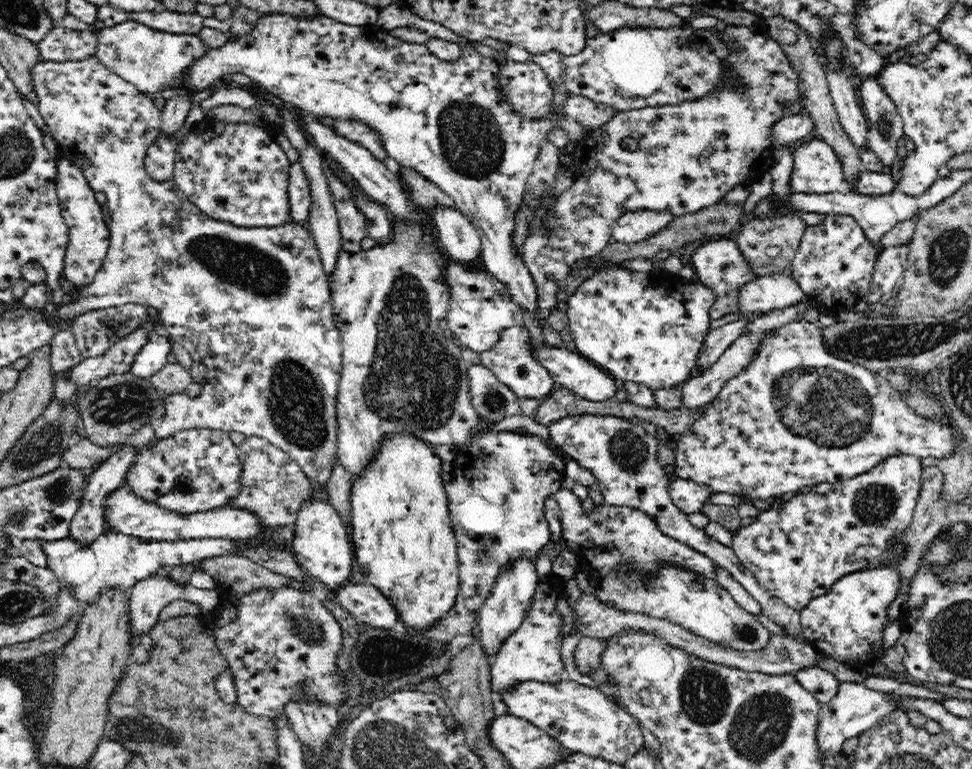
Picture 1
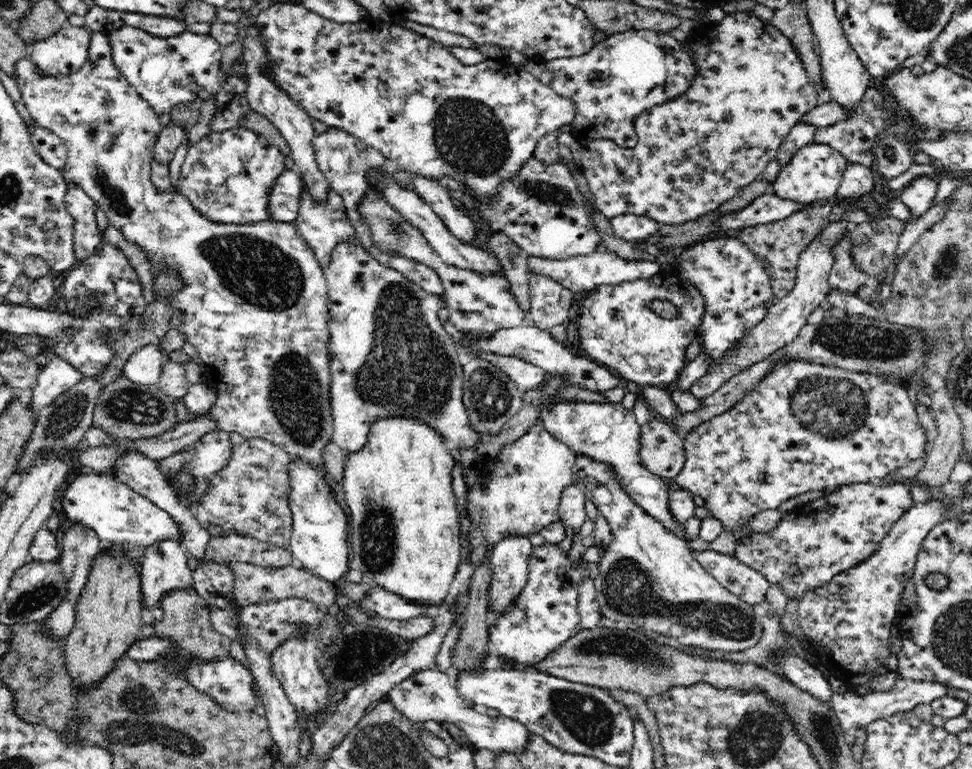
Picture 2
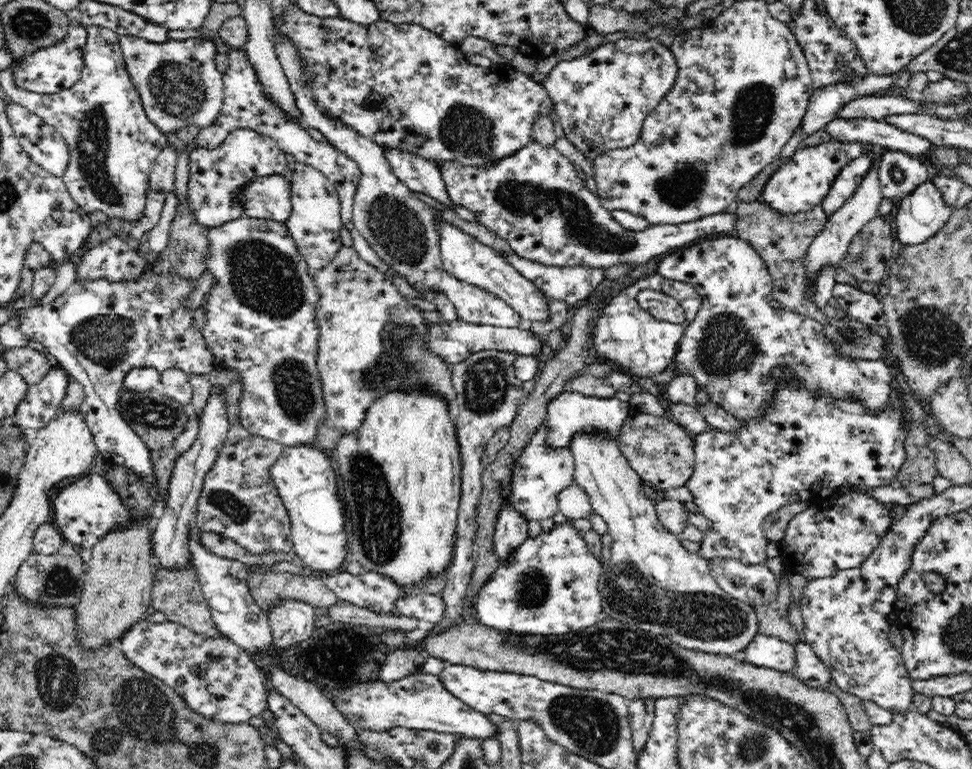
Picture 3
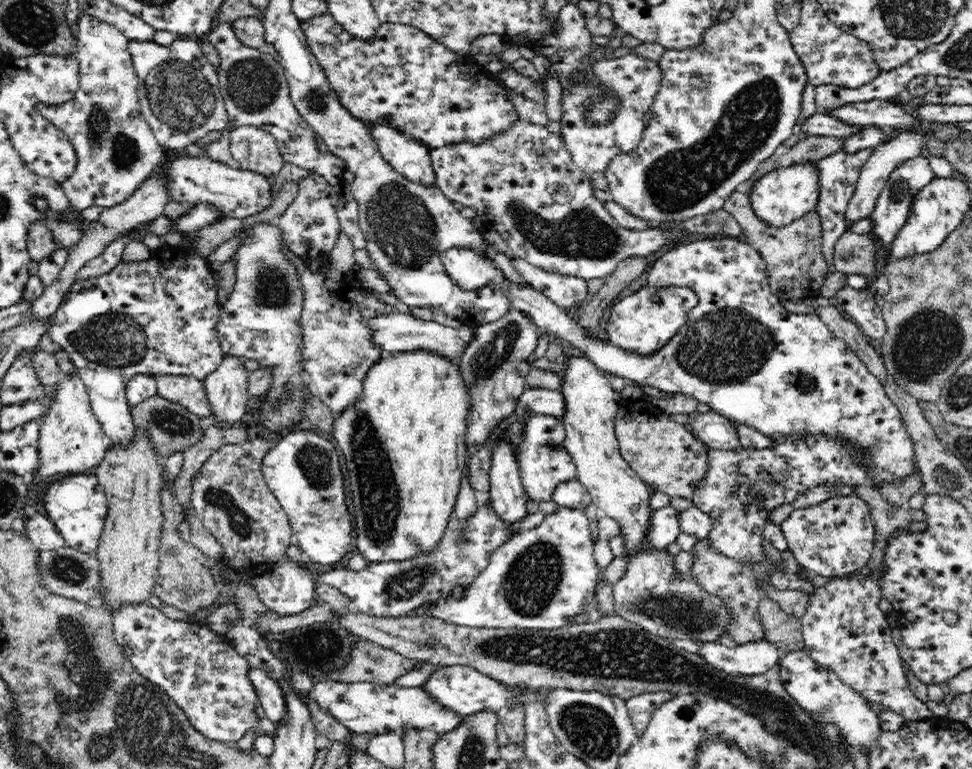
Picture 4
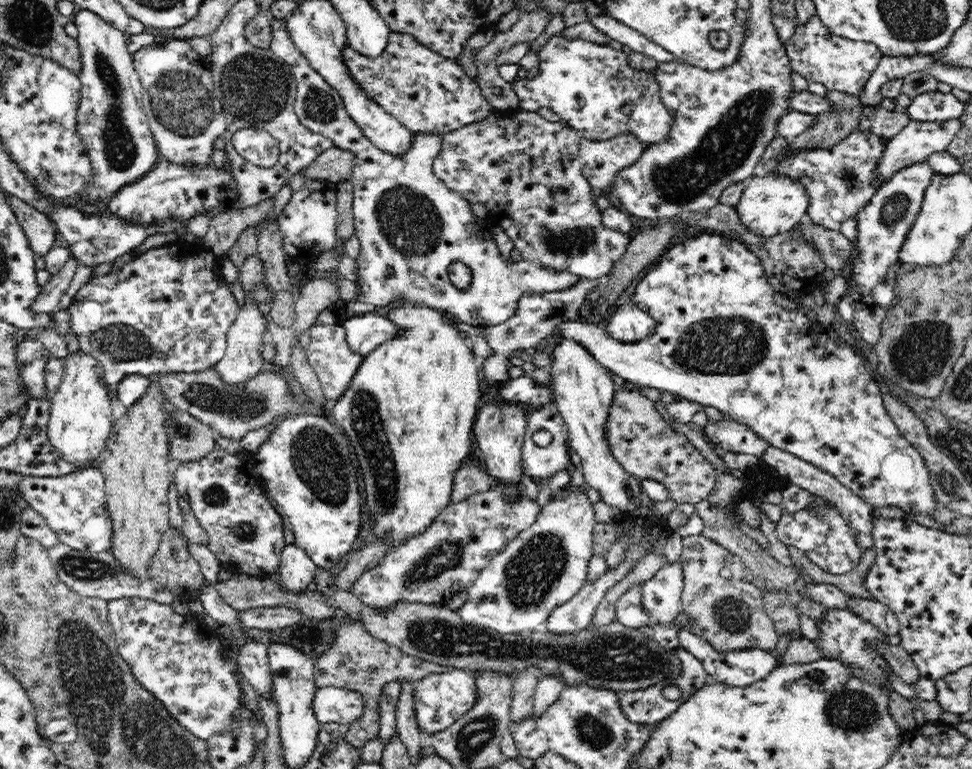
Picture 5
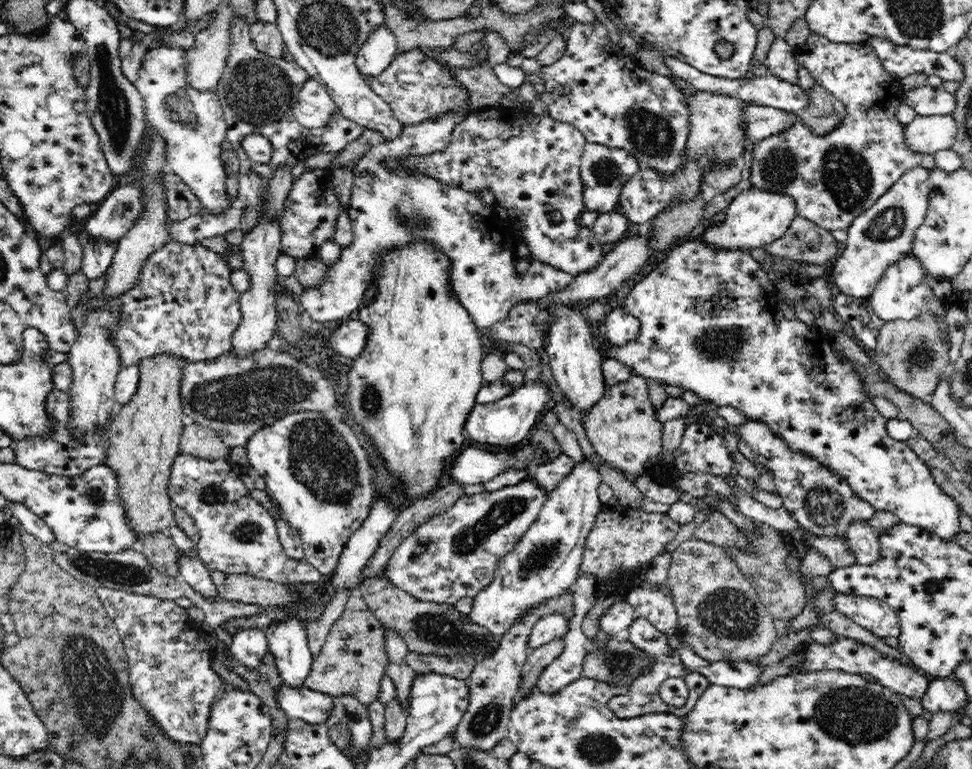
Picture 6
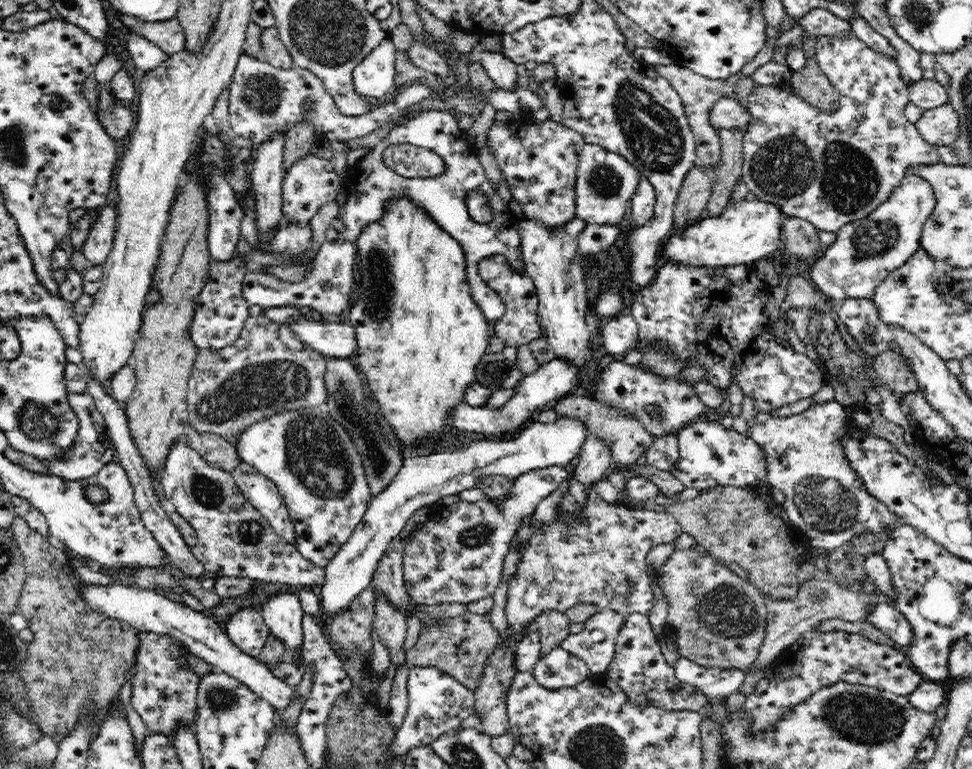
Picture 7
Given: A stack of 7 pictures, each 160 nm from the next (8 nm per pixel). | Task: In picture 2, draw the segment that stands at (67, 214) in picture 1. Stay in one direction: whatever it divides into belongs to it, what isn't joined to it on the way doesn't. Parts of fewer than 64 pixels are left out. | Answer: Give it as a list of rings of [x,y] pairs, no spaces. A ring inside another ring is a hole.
[[[70,180],[67,192],[64,194],[64,207],[68,209],[68,214],[72,215],[73,247],[76,253],[76,266],[83,263],[84,259],[98,255],[103,251],[103,232],[96,225],[95,202],[76,185],[74,180]]]

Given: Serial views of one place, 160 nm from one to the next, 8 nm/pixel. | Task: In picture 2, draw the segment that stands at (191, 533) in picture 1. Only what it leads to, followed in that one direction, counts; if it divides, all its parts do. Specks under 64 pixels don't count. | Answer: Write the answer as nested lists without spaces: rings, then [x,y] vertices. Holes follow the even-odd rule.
[[[79,471],[77,477],[64,491],[61,505],[64,523],[67,526],[84,525],[84,527],[94,530],[98,538],[107,544],[145,547],[168,539],[181,542],[183,538],[183,530],[176,525],[176,521],[172,520],[168,512],[156,506],[151,500],[148,500],[148,497],[142,496],[127,484],[120,482],[112,473],[106,475],[93,471]]]

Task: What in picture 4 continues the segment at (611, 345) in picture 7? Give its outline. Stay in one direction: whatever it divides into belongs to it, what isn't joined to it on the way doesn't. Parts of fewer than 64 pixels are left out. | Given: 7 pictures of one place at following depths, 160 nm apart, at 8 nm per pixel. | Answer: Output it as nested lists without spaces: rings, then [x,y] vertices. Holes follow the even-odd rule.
[[[646,284],[633,292],[631,295],[615,301],[610,312],[610,317],[606,324],[606,332],[608,332],[608,340],[616,347],[620,347],[625,351],[633,352],[638,355],[652,355],[659,351],[666,343],[676,334],[680,327],[687,324],[687,314],[691,308],[696,306],[698,302],[697,294],[685,286],[669,285],[668,288],[656,288],[655,285]],[[657,294],[660,298],[659,302],[653,302],[652,296]]]

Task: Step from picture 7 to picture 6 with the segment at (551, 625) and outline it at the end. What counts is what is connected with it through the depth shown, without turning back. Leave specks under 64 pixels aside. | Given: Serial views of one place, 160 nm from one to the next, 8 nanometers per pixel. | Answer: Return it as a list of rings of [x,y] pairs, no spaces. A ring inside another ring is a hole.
[[[555,638],[527,653],[527,660],[522,668],[521,682],[518,686],[518,696],[523,697],[532,689],[536,689],[538,677],[544,672],[544,668],[554,663],[563,650],[564,638]]]

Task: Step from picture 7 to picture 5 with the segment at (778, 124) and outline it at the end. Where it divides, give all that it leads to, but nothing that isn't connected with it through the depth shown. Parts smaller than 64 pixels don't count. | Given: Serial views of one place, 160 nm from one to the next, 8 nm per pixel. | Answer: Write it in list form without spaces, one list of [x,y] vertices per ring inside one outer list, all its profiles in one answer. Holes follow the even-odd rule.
[[[817,14],[807,23],[798,25],[794,33],[785,45],[793,72],[802,75],[809,82],[822,83],[828,91],[845,92],[859,97],[884,56],[873,43],[852,41],[834,35]],[[854,129],[831,149],[810,149],[798,151],[790,158],[782,157],[772,172],[787,173],[800,180],[809,195],[807,219],[825,229],[839,231],[842,222],[855,218],[881,188],[877,183],[876,164],[887,142],[886,137]]]

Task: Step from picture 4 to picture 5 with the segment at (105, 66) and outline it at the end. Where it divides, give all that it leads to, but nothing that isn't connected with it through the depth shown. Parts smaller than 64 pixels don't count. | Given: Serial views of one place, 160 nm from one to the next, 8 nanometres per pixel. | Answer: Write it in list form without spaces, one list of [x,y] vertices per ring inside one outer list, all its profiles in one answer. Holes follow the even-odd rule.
[[[88,9],[77,10],[73,23],[78,29],[77,44],[81,53],[81,70],[78,74],[81,89],[76,112],[76,131],[80,133],[85,150],[88,151],[88,158],[92,161],[89,184],[71,201],[72,204],[81,206],[97,200],[112,199],[124,186],[136,183],[150,172],[160,160],[160,156],[148,117],[141,107],[143,86],[133,65],[133,52],[128,49],[127,35]]]

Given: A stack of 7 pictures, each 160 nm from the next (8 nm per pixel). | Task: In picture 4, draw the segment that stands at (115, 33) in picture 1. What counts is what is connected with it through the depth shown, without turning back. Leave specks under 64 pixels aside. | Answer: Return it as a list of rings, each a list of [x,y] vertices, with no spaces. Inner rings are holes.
[[[176,40],[169,46],[153,41],[128,44],[138,75],[137,93],[141,111],[164,149],[184,150],[212,130],[222,130],[228,122],[225,102],[219,92],[217,69],[204,57],[194,40]]]

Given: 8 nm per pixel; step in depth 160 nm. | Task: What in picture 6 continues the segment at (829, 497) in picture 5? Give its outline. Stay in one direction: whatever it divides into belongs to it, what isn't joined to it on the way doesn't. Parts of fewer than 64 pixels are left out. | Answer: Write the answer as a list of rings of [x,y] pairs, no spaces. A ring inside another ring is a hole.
[[[855,521],[849,525],[845,535],[856,562],[860,565],[872,564],[880,554],[879,535],[872,530],[870,522]]]

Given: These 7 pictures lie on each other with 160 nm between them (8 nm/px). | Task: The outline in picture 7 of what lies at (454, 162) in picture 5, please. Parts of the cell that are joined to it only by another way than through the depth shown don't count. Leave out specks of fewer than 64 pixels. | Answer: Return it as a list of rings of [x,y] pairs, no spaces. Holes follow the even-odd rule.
[[[516,119],[516,126],[492,126],[488,144],[496,154],[502,180],[506,181],[512,198],[520,203],[524,218],[536,219],[548,231],[562,227],[576,218],[576,173],[579,154],[584,148],[583,136],[562,123],[546,119]],[[394,144],[382,154],[384,165],[406,179],[427,179],[447,171],[443,157],[413,144]]]

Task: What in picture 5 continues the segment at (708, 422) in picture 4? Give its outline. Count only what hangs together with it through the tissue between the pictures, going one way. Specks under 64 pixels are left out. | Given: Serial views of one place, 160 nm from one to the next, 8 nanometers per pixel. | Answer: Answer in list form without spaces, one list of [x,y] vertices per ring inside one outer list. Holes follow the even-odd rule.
[[[726,418],[719,422],[709,422],[704,427],[705,439],[720,453],[750,454],[760,460],[769,443],[760,438],[748,426]]]

